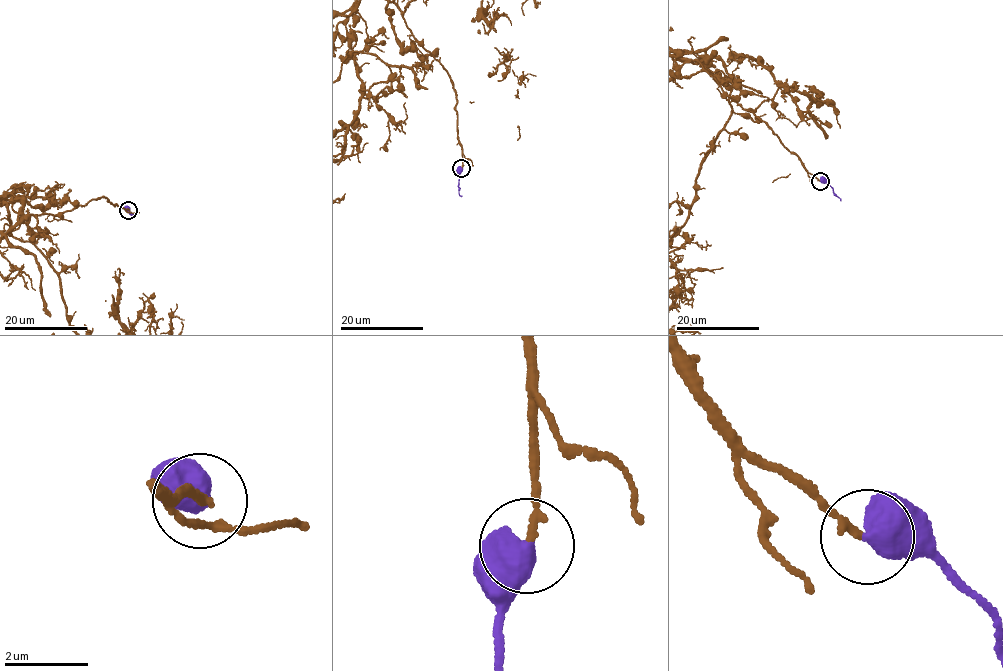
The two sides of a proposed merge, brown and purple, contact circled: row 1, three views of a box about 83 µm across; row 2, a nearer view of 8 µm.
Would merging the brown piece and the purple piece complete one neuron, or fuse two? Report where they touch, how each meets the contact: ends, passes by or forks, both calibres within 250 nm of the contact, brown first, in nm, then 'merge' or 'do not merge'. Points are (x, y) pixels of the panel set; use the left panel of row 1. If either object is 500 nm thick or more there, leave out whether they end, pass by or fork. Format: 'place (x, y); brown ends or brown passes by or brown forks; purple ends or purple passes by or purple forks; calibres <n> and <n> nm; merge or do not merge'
place (128, 210); calibres 160 and 700 nm; merge

